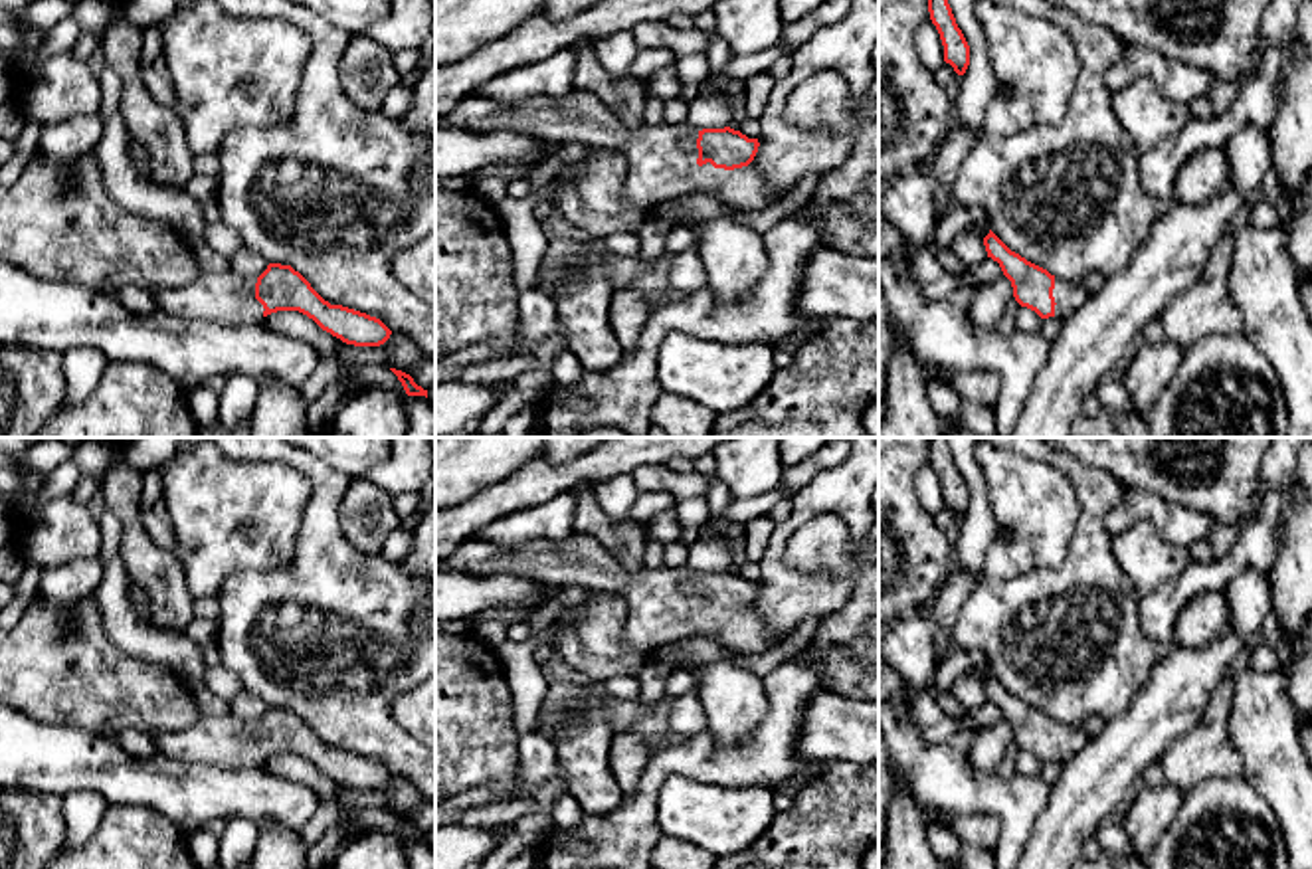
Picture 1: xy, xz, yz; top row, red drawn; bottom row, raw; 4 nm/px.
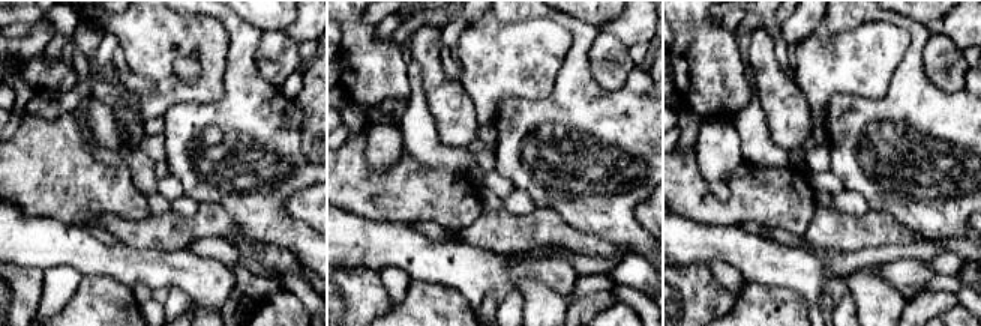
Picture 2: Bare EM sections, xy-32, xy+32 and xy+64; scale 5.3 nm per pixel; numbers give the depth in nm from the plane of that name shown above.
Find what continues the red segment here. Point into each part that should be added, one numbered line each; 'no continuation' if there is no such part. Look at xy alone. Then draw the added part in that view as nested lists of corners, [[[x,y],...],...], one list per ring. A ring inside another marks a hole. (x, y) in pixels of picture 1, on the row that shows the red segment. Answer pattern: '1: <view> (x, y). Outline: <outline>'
1: xy (226, 297). Outline: [[[232,269],[200,273],[184,287],[150,291],[156,307],[186,321],[216,325],[261,325],[263,305],[255,299],[257,279],[247,279]]]

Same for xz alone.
1: xz (661, 159). Outline: [[[572,89],[566,97],[534,97],[505,105],[475,93],[437,121],[463,131],[518,131],[548,143],[582,143],[621,152],[629,166],[625,200],[637,208],[689,192],[708,192],[736,212],[762,212],[780,198],[756,168],[699,166],[699,129],[687,123],[625,127],[600,99]]]

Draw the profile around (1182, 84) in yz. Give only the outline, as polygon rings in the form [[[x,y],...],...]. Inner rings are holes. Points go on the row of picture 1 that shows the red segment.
[[[1126,46],[1106,73],[1106,87],[1114,95],[1138,77],[1150,79],[1166,99],[1181,105],[1207,97],[1215,81],[1209,71],[1173,61],[1148,48]]]

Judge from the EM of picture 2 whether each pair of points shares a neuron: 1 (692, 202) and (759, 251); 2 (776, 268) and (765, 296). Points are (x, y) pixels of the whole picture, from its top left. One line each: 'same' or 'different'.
1: different
2: different

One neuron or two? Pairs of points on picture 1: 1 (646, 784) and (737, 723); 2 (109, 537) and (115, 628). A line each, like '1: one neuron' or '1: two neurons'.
1: two neurons
2: one neuron

